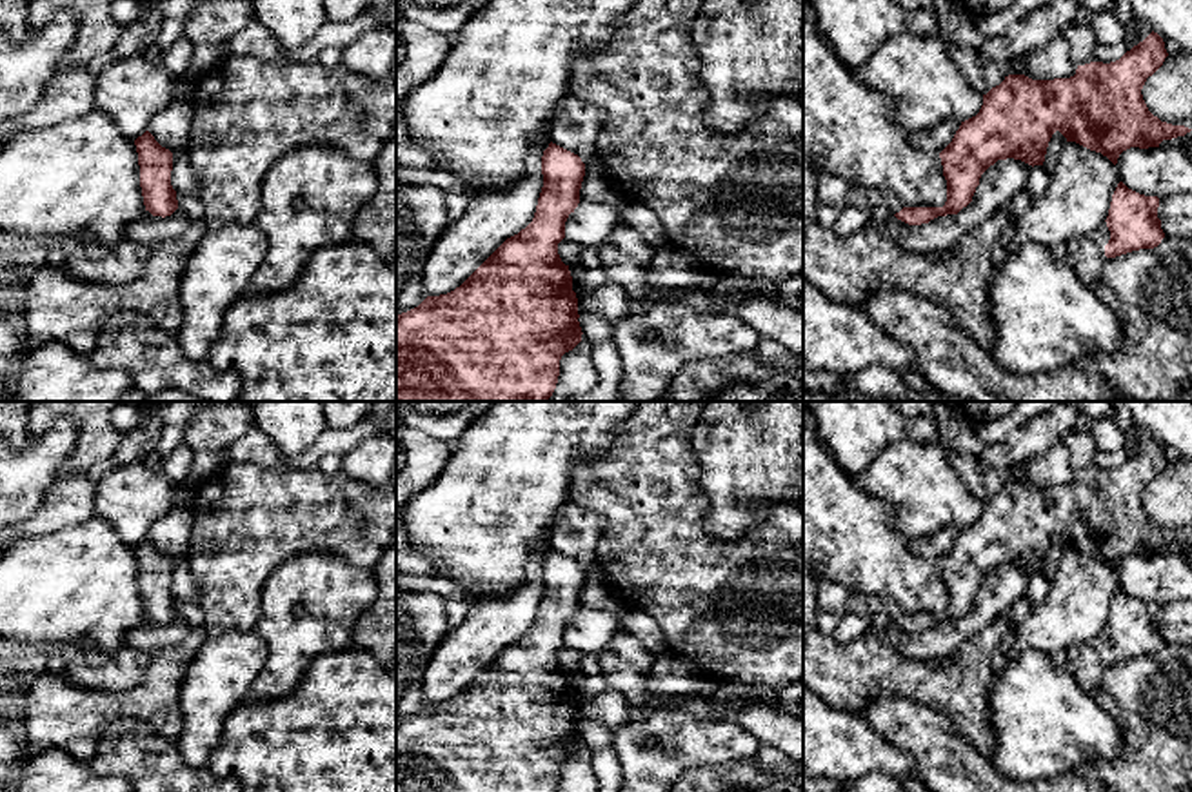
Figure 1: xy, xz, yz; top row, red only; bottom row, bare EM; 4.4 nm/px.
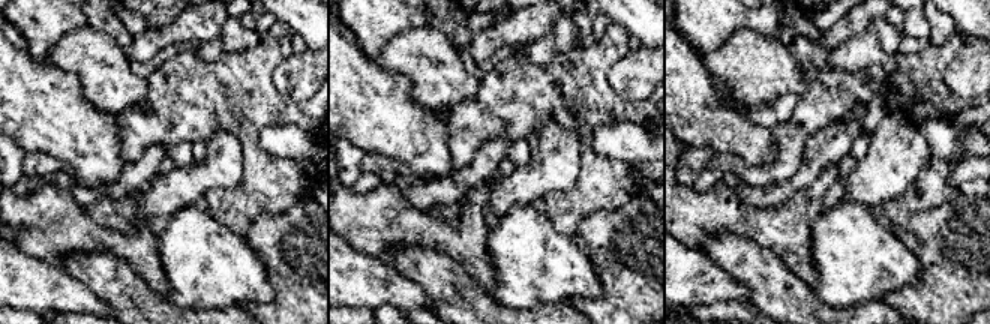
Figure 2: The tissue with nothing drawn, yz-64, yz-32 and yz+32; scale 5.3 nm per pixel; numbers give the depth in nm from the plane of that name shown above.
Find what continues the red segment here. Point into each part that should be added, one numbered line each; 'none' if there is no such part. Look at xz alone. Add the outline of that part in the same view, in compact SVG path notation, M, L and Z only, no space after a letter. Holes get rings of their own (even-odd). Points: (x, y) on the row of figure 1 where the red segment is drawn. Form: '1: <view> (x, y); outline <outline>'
none

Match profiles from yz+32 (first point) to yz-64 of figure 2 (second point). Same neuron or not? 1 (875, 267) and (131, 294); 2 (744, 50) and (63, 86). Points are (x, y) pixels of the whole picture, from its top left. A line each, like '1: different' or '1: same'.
1: different
2: different

